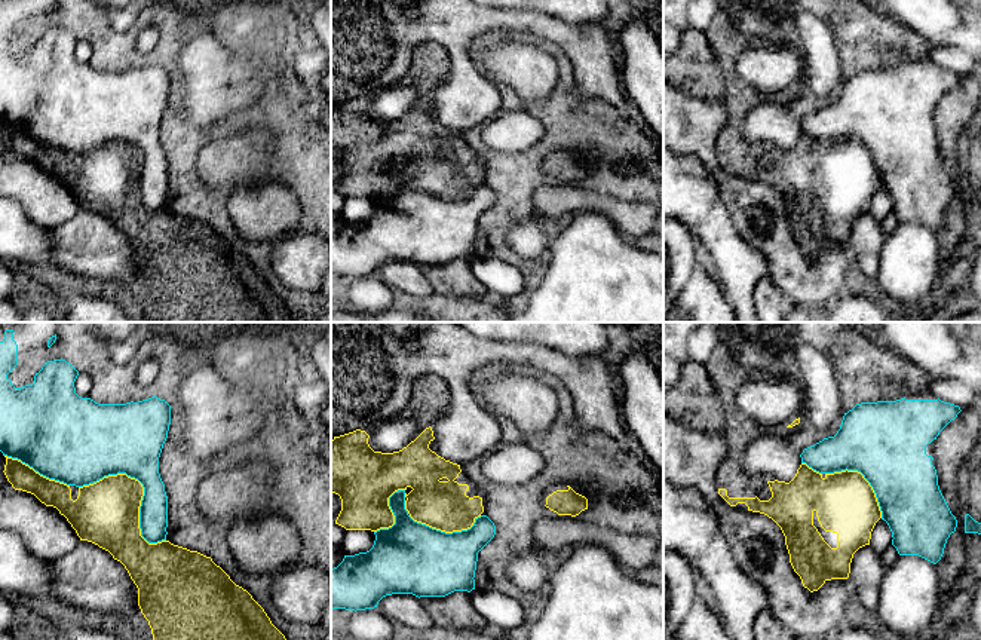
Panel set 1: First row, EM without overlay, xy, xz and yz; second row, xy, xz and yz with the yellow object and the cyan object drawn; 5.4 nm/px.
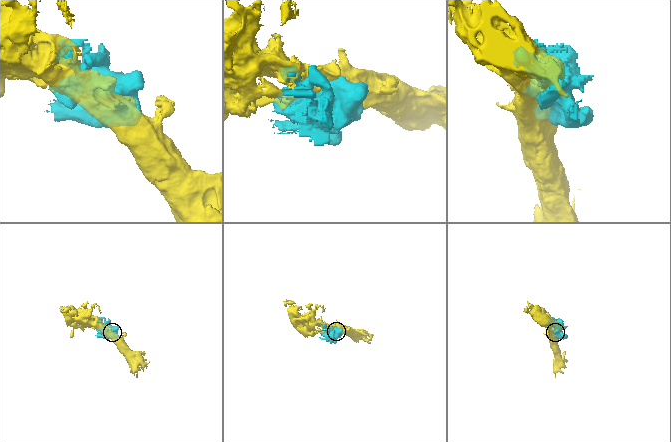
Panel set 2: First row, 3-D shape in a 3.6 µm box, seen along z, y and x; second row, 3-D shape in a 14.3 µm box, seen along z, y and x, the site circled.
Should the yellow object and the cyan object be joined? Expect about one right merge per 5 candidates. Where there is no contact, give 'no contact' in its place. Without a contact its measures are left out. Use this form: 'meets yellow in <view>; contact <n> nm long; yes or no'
meets yellow in xy; contact 550 nm long; no

